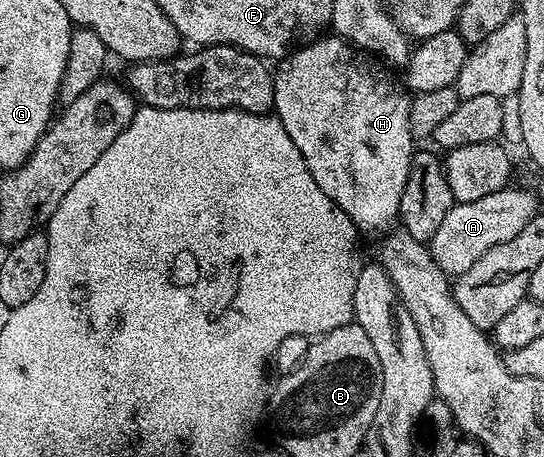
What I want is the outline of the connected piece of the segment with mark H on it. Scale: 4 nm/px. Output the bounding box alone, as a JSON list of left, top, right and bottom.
[273,37,415,231]

